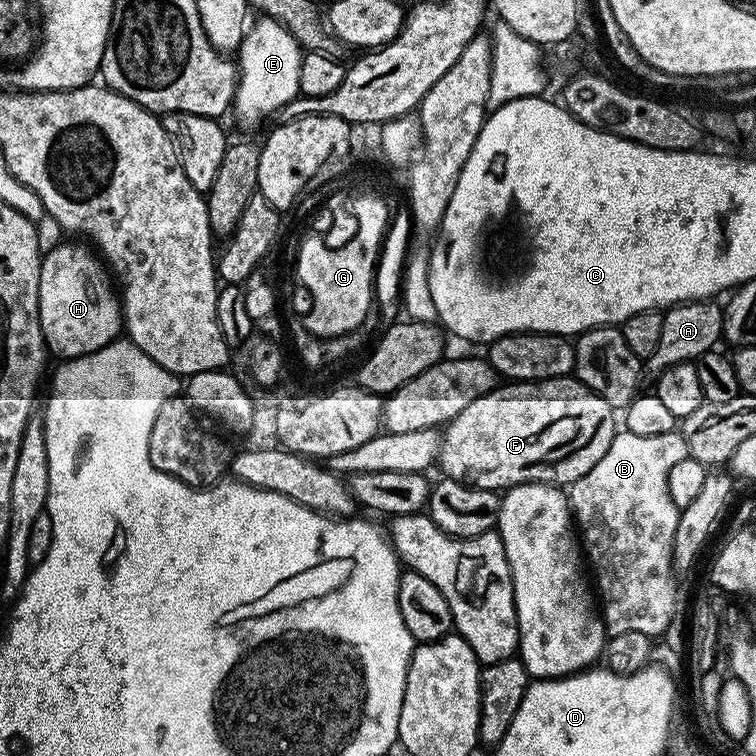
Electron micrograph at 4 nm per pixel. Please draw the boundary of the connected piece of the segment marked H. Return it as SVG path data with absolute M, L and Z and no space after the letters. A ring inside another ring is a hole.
M60 243L40 262L40 325L44 346L61 361L102 350L121 335L124 314L117 289L101 257L87 243Z

